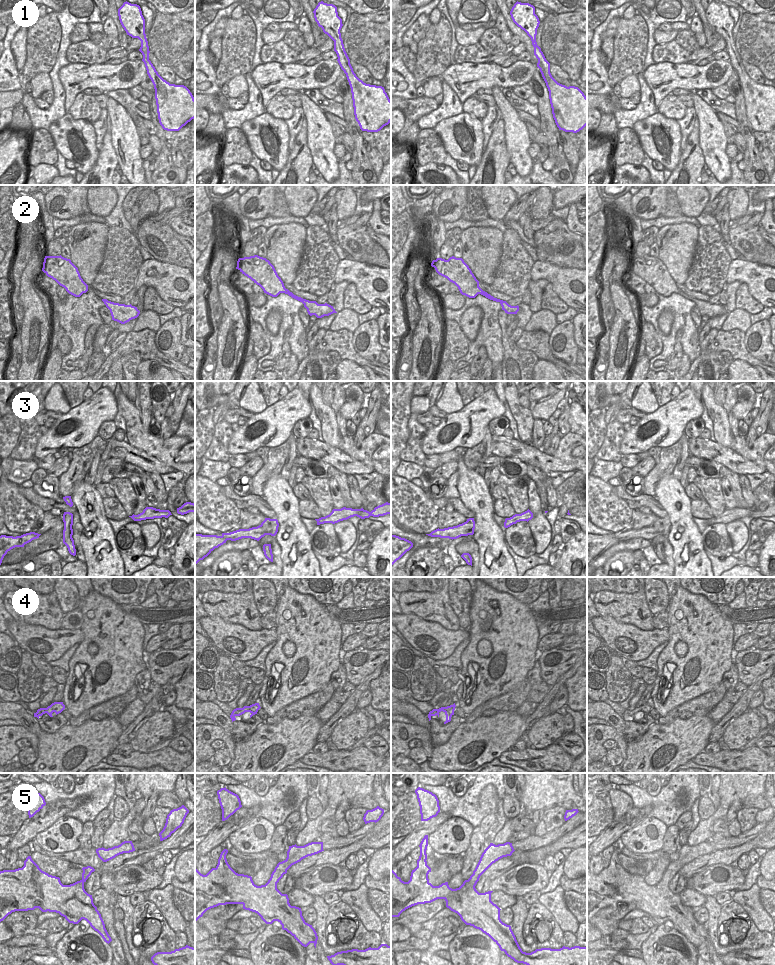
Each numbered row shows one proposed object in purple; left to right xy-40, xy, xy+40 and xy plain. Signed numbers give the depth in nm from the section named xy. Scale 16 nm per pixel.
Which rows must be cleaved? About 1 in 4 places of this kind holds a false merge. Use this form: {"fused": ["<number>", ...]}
{"fused": ["3"]}

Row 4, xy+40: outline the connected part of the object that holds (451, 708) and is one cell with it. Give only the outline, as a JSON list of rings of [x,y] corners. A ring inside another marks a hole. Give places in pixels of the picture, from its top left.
[[[455,703],[453,705],[447,706],[447,707],[441,707],[439,709],[433,709],[432,711],[429,712],[428,714],[428,718],[429,721],[431,720],[432,716],[438,716],[439,717],[439,713],[441,711],[443,711],[446,715],[446,721],[444,722],[444,724],[448,723],[451,721],[451,717],[454,715],[454,710],[455,710]]]

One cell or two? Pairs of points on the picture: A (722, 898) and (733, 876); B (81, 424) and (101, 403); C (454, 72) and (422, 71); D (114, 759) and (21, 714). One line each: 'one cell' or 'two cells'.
A: two cells
B: one cell
C: two cells
D: two cells

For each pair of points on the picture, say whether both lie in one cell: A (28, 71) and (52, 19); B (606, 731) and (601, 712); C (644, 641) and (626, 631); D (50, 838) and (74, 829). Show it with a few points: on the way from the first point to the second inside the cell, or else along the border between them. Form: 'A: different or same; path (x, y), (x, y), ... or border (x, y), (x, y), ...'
A: same; path (40, 58), (45, 32)
B: different; border (609, 724), (623, 734)
C: same; path (640, 641), (637, 641), (630, 635)
D: same; path (57, 838), (68, 839), (73, 836)

